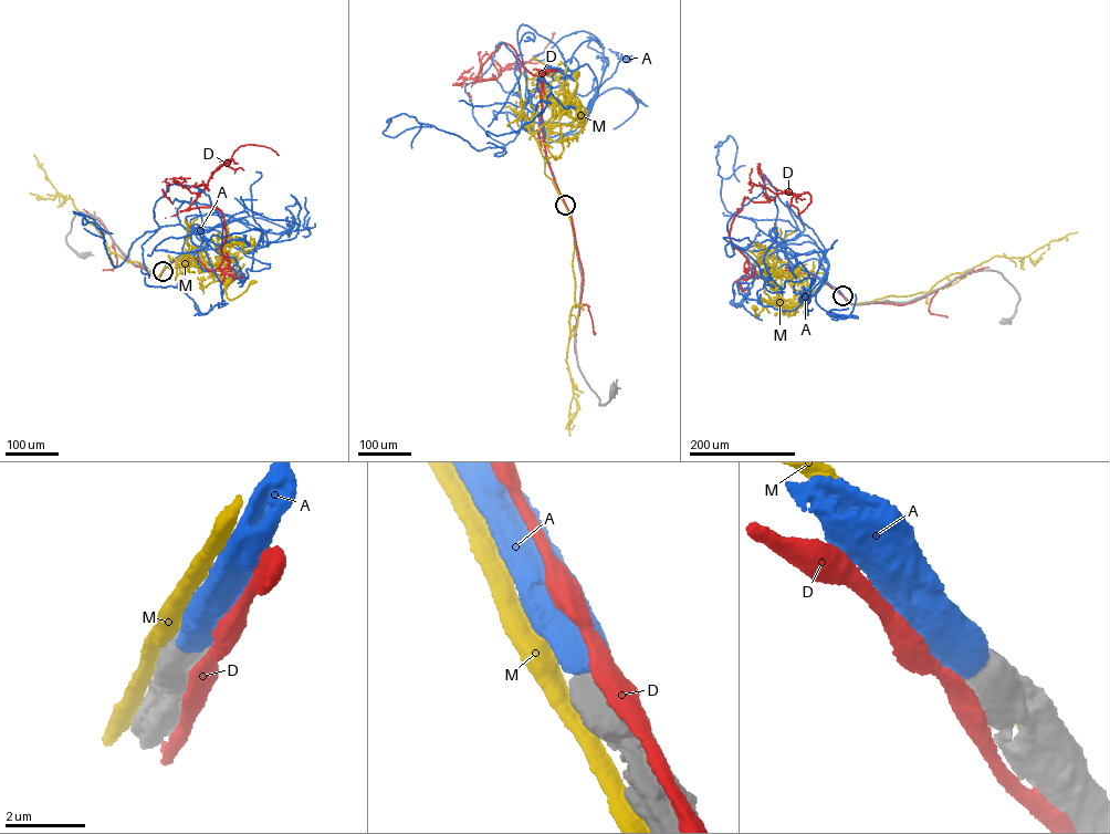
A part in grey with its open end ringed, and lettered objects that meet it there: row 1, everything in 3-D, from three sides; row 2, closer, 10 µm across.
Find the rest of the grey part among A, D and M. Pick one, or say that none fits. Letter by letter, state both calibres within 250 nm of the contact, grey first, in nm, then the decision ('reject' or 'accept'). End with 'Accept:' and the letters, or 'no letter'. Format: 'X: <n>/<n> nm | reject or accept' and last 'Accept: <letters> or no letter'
A: 750/700 nm | accept
D: 850/440 nm | reject
M: 800/400 nm | reject
Accept: A

